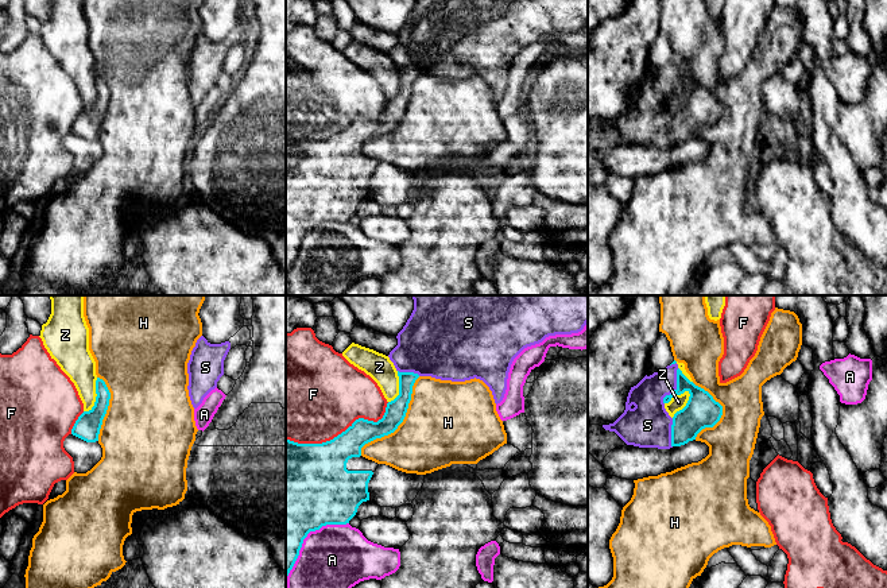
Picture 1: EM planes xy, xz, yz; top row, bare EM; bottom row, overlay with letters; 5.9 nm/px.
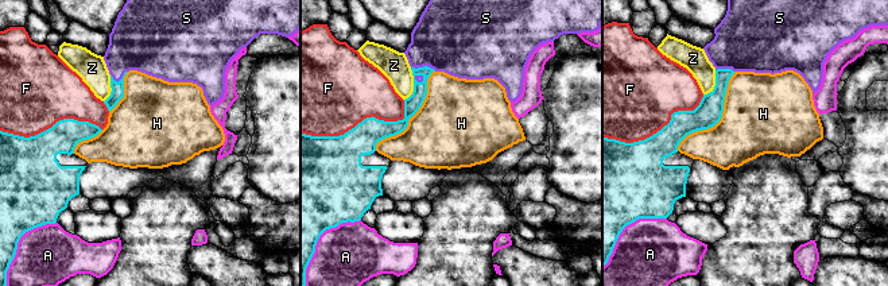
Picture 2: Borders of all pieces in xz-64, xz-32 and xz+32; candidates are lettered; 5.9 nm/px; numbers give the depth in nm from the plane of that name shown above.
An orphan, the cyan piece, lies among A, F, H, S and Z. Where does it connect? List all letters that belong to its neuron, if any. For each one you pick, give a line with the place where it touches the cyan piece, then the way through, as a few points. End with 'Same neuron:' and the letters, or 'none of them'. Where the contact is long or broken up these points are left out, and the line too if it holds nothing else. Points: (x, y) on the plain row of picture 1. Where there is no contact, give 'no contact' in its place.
S: meets cyan in yz at (677, 85)
Same neuron: S

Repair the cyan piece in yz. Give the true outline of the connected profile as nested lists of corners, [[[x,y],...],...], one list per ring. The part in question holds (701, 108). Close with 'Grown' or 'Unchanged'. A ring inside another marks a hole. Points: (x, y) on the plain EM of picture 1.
[[[674,58],[631,85],[624,111],[603,125],[615,129],[627,143],[670,147],[696,138],[702,127],[713,125],[721,113],[723,104],[690,80]],[[685,89],[690,92],[689,98],[671,116],[665,102]]]. Grown

